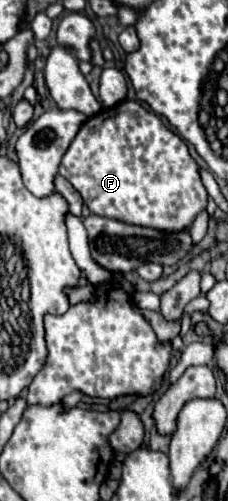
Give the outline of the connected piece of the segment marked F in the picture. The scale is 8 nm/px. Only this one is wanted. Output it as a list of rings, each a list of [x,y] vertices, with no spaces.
[[[123,100],[113,108],[115,110],[95,114],[81,126],[61,160],[59,174],[71,182],[71,186],[81,194],[83,204],[97,216],[165,232],[189,228],[195,216],[207,206],[207,190],[199,178],[197,162],[189,156],[185,142],[173,134],[159,116],[145,110],[135,100]]]

